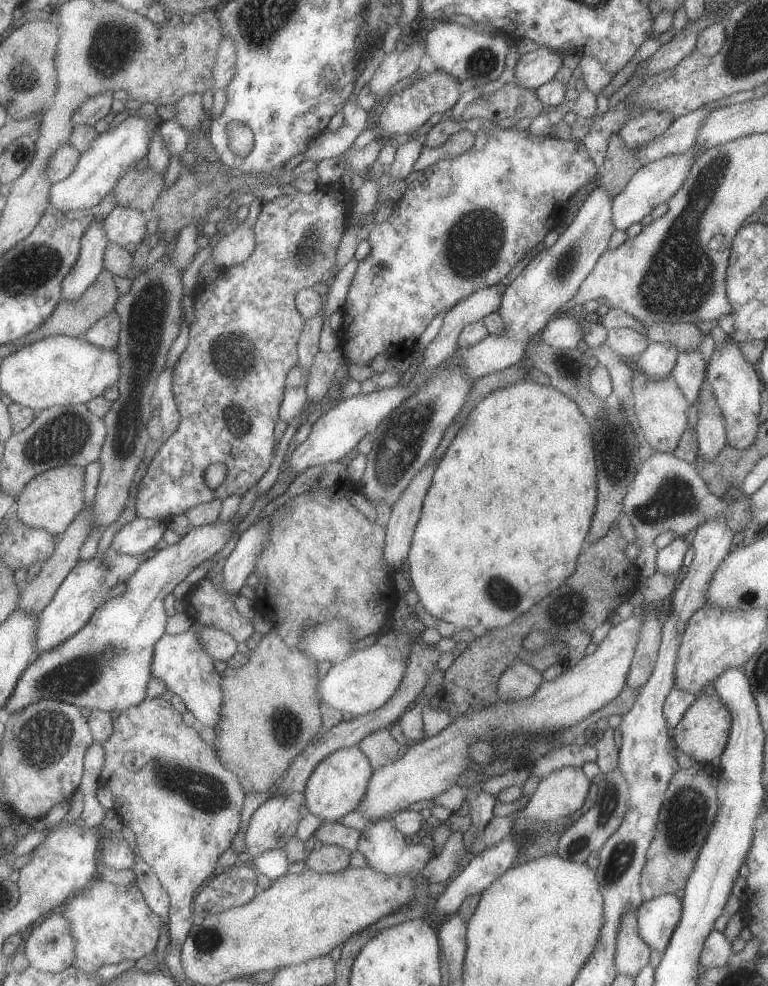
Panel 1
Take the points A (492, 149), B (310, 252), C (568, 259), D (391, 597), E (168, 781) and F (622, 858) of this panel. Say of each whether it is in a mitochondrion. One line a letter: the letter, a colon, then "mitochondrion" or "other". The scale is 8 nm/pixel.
A: other
B: mitochondrion
C: mitochondrion
D: other
E: mitochondrion
F: mitochondrion

